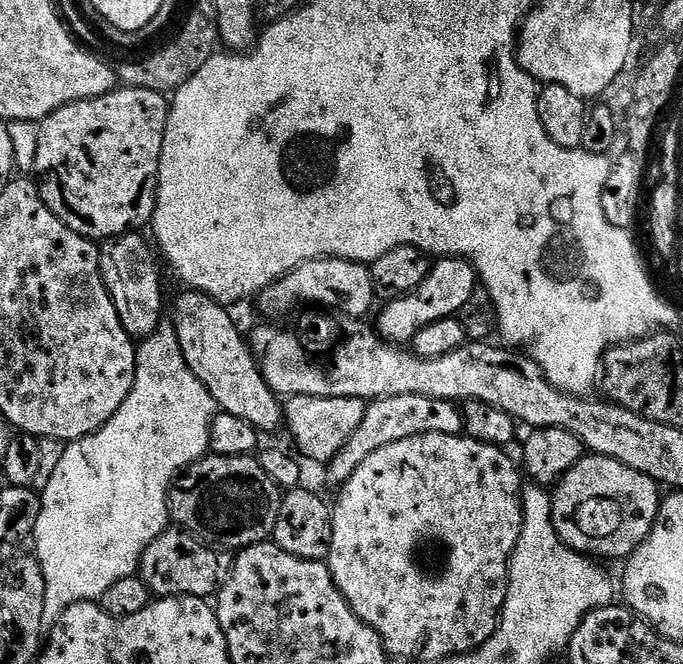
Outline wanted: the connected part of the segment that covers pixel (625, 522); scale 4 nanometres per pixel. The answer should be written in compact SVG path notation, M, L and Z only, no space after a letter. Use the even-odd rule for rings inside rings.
M595 454L585 455L562 479L564 487L557 487L552 501L552 516L556 532L565 544L575 552L592 558L605 556L608 560L620 560L632 555L638 545L647 541L648 524L652 524L652 512L656 512L656 493L652 492L650 477L617 460Z

